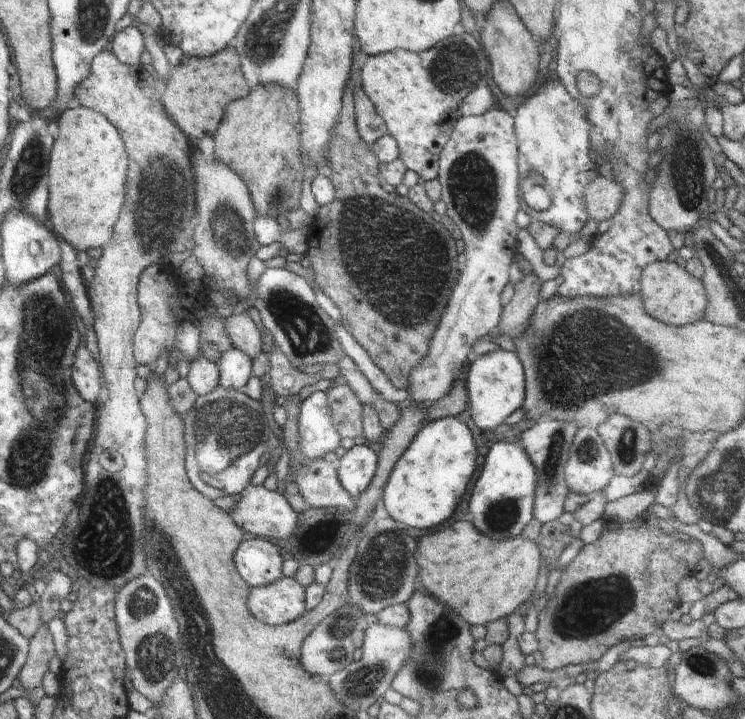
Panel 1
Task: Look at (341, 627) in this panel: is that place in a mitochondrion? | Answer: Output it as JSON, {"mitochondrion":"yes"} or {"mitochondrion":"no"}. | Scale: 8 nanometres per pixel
{"mitochondrion":"yes"}

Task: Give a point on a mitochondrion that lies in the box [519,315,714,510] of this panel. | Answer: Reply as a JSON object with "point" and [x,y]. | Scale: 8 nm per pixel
{"point":[551,464]}

